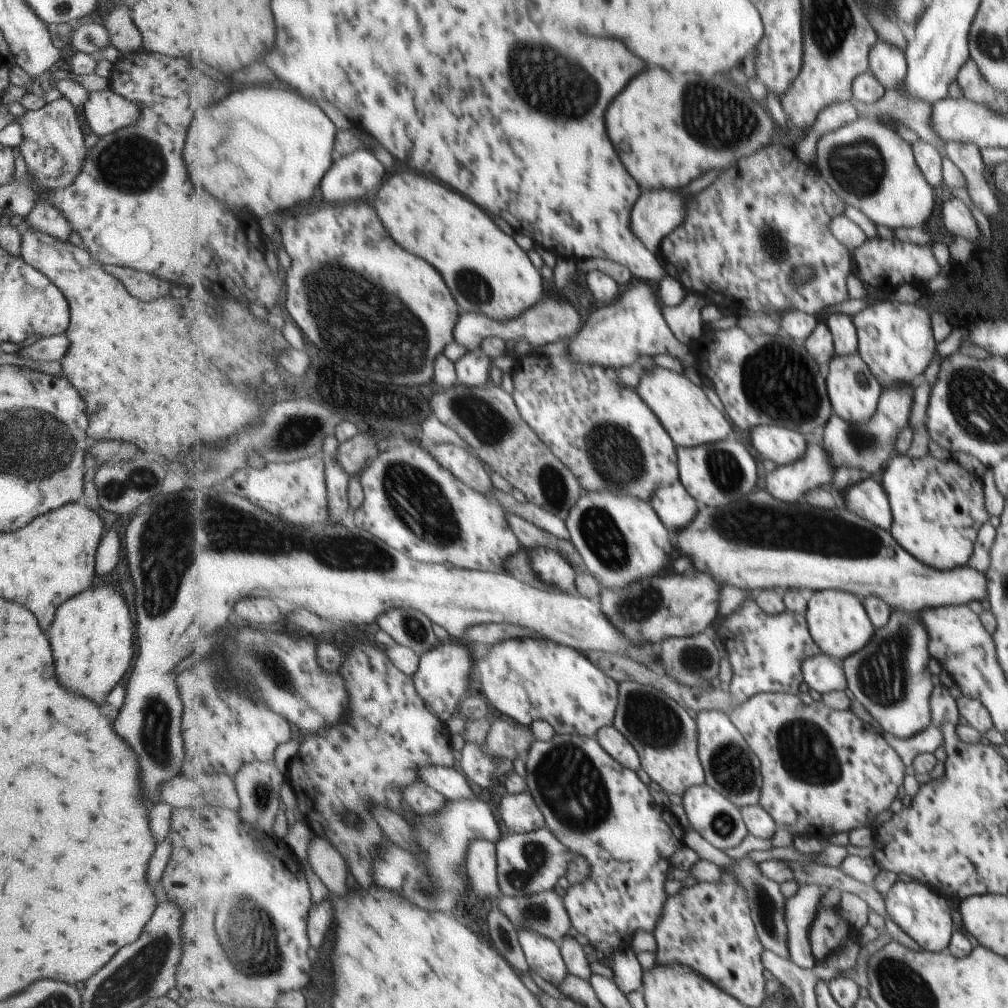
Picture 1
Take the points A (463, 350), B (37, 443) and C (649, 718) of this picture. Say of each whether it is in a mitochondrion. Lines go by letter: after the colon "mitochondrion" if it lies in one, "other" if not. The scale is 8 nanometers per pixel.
A: other
B: mitochondrion
C: mitochondrion

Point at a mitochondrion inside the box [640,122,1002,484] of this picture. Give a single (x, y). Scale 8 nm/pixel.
(776, 381)

